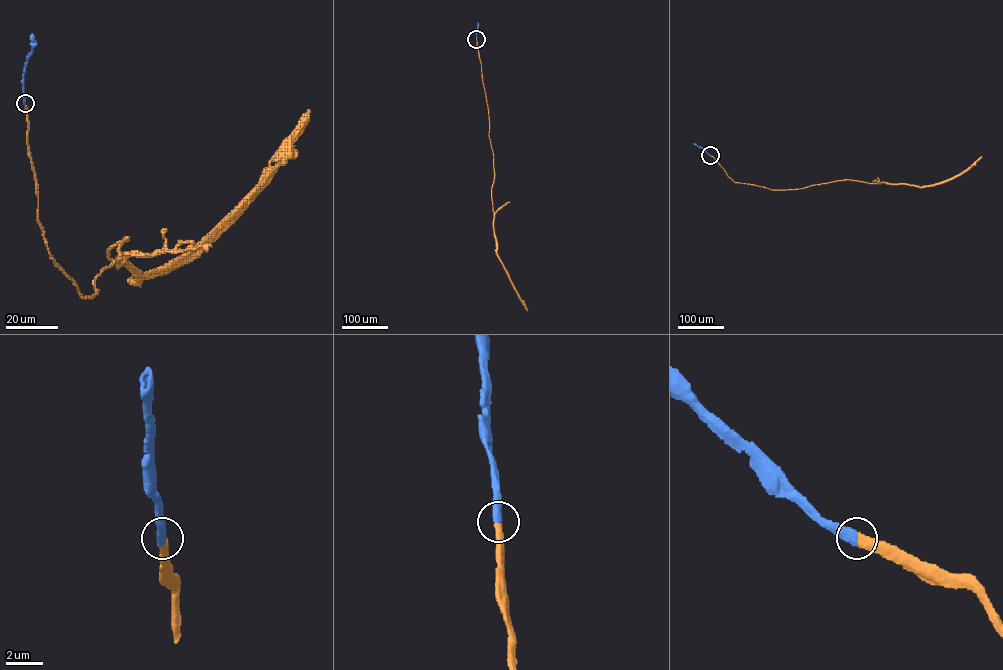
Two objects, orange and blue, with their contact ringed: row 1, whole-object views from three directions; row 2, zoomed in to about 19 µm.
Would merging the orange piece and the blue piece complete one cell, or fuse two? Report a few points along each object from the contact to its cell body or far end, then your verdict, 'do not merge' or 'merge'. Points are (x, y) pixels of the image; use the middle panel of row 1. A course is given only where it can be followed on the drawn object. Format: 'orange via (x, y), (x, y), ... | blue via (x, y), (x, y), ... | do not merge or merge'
orange via (476, 39), (493, 156), (491, 198), (496, 251) | blue via (476, 39), (478, 23) | merge

